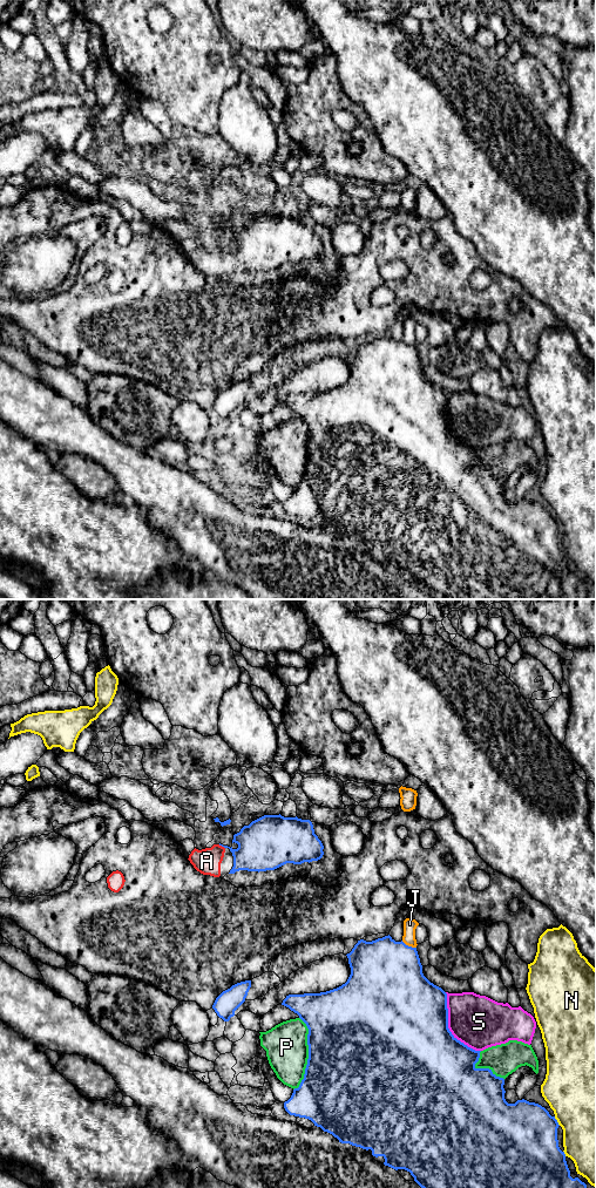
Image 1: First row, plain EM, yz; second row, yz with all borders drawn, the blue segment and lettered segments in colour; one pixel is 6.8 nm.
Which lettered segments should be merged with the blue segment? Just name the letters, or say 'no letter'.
A

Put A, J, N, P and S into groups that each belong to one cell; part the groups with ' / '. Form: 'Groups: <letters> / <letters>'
Groups: A / J / N / P / S

